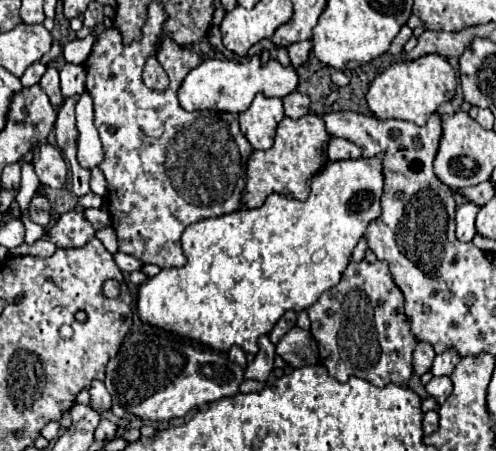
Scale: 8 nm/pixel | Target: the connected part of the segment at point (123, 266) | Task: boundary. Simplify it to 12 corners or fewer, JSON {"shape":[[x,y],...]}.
{"shape":[[124,252],[114,254],[114,262],[126,274],[142,270],[144,264]]}

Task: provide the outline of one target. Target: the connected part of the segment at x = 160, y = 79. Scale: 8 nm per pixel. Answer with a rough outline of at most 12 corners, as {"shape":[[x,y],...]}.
{"shape":[[148,58],[142,79],[152,90],[166,90],[169,78],[156,58]]}

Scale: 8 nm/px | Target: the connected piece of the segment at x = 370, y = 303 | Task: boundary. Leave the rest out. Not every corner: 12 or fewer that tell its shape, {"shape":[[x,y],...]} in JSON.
{"shape":[[350,262],[306,310],[328,374],[412,376],[386,262]]}

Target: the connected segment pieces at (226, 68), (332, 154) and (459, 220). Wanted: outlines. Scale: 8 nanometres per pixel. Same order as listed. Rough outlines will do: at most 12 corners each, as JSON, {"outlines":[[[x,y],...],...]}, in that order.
{"outlines":[[[260,56],[204,60],[178,90],[184,110],[246,112],[284,98],[298,70]],[[332,136],[328,160],[360,158],[360,146]],[[464,202],[456,212],[456,236],[470,242],[480,206]]]}

